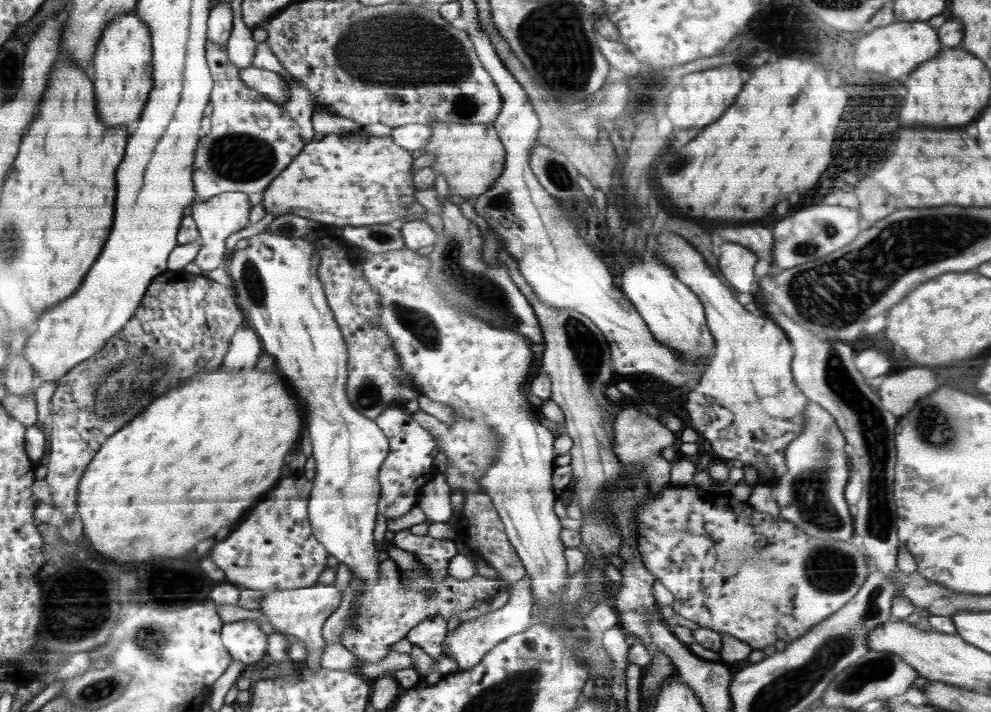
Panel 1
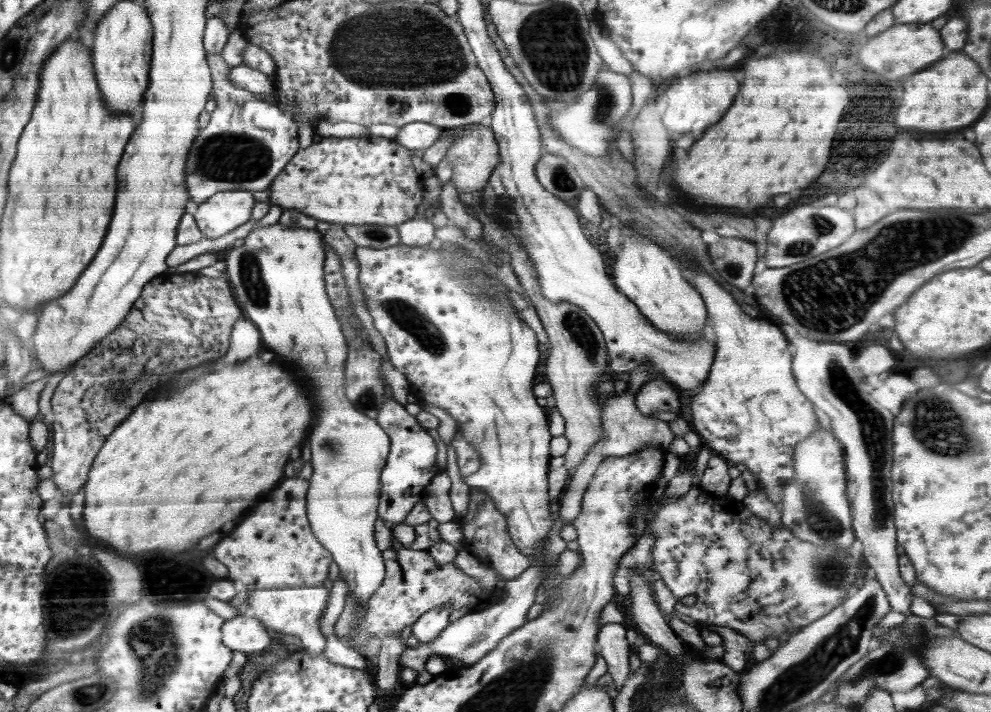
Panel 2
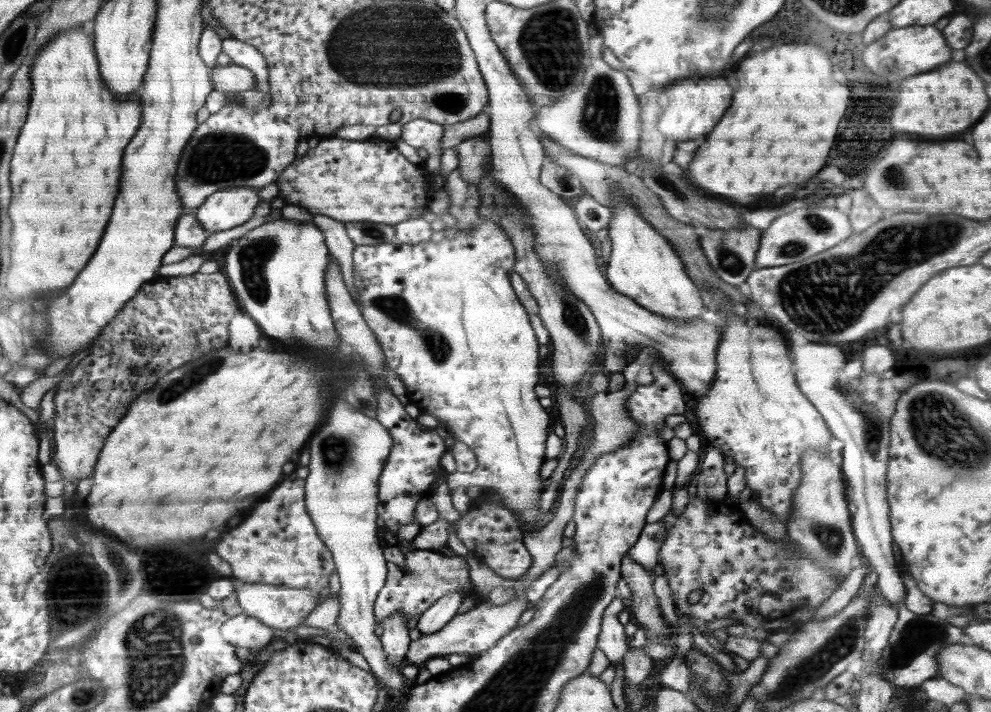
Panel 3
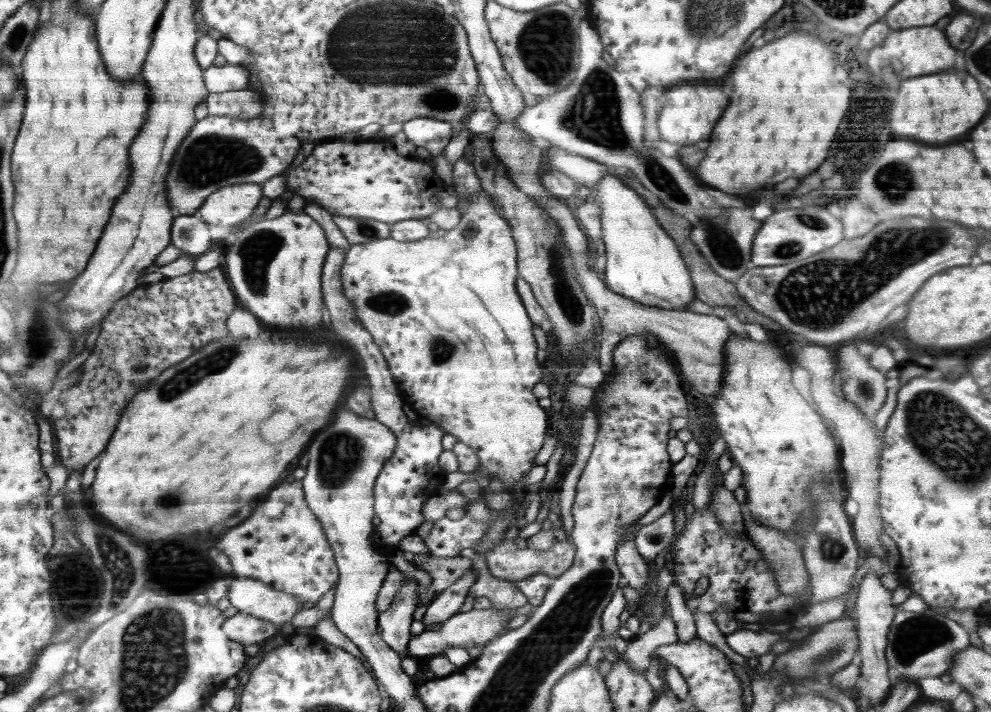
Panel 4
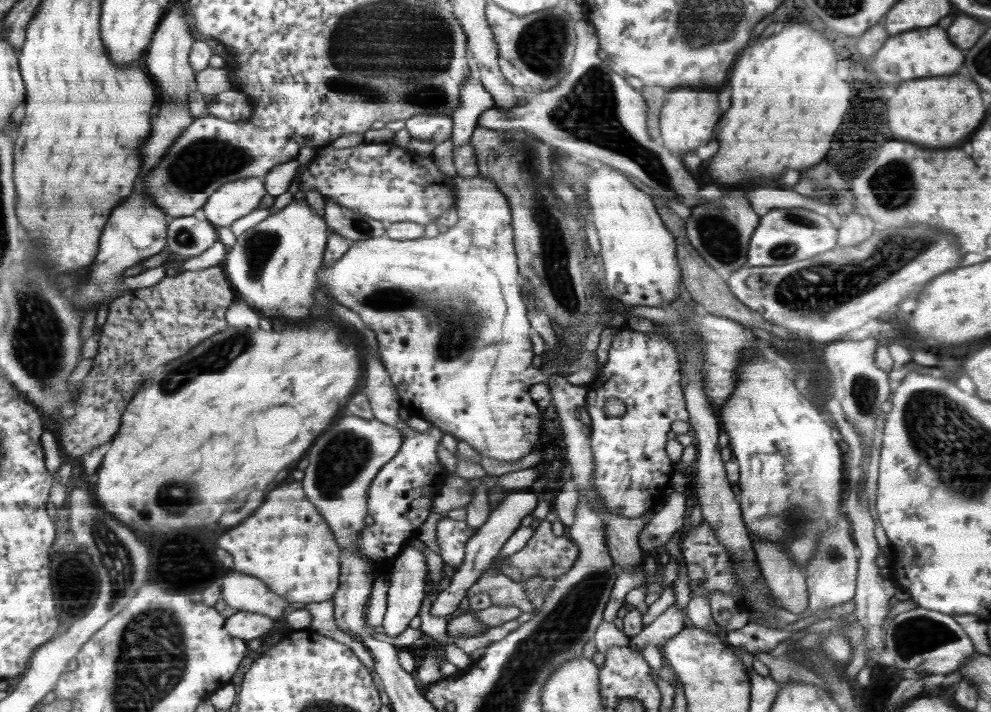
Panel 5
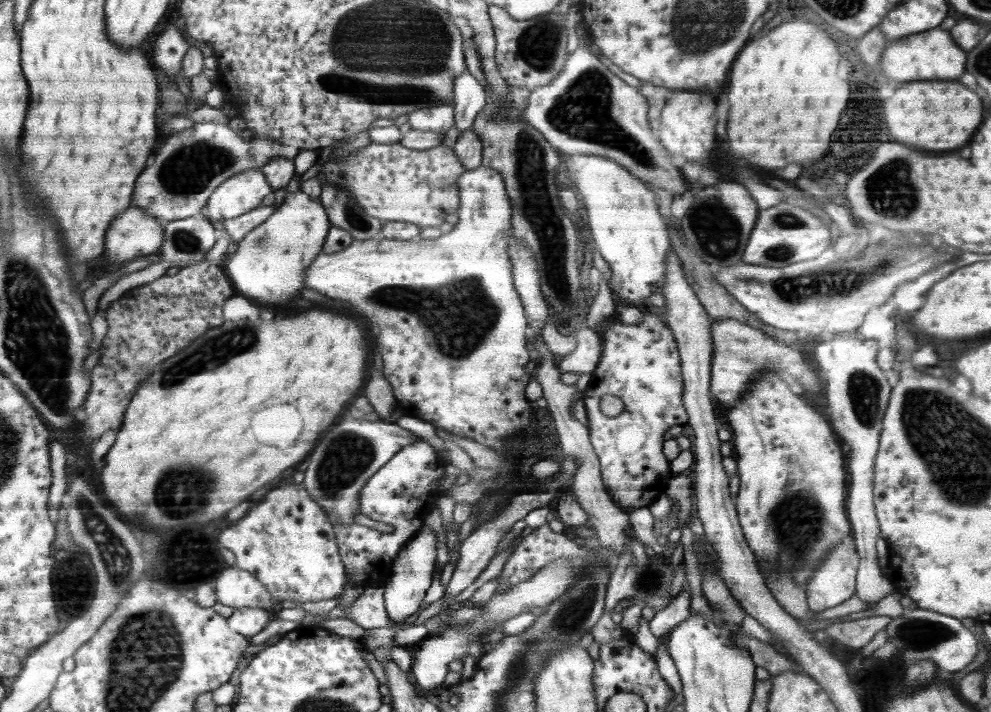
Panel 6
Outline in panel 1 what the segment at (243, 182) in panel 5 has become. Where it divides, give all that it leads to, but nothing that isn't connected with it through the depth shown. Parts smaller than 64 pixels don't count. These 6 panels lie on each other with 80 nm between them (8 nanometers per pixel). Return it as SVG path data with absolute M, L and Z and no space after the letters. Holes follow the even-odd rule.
M240 192L221 193L211 200L195 203L192 206L191 217L196 223L199 231L198 240L200 240L200 249L193 261L200 267L202 274L224 266L224 244L226 244L226 238L230 234L238 232L240 228L246 227L248 214L250 214L249 196Z

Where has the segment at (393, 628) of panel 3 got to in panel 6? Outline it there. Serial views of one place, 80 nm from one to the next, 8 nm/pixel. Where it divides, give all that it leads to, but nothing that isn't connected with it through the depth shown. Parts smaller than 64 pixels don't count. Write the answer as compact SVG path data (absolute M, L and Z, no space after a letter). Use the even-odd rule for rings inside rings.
M422 525L414 536L406 542L394 562L394 569L386 582L384 591L385 609L391 622L405 622L406 618L420 611L426 590L430 588L436 561L436 534L430 527Z

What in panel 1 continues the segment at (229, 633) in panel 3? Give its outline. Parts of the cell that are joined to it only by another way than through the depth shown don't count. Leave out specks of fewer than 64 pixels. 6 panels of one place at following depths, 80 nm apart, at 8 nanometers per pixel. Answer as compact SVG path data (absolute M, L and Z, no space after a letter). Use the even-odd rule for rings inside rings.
M250 620L224 625L222 641L232 661L240 661L245 667L261 660L266 652L266 630L260 630Z

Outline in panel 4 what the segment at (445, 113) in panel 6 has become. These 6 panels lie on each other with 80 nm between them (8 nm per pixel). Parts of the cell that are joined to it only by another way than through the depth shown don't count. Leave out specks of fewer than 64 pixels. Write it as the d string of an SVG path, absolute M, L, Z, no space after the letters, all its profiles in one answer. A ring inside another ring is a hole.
M418 117L403 123L403 133L416 146L423 146L431 154L430 163L434 168L434 157L440 154L452 138L453 123L435 118Z

